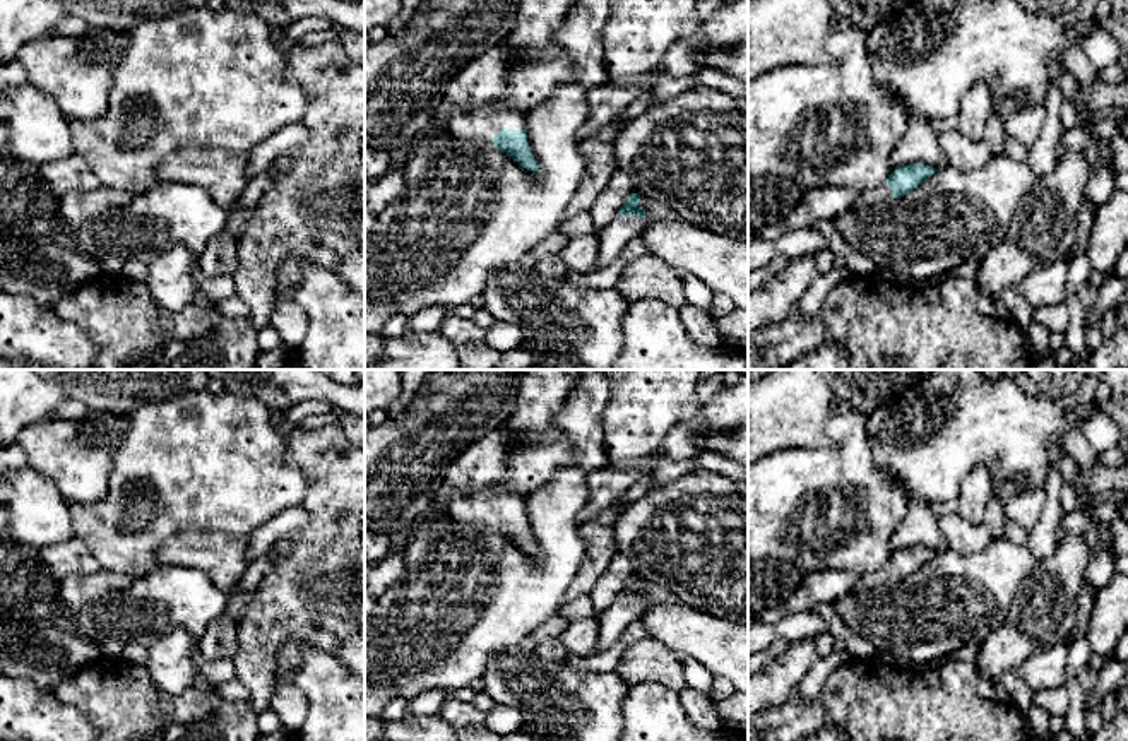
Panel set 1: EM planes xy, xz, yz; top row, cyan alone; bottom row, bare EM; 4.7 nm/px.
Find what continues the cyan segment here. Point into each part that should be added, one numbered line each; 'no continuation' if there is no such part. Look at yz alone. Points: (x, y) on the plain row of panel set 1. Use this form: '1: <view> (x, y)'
1: yz (882, 575)

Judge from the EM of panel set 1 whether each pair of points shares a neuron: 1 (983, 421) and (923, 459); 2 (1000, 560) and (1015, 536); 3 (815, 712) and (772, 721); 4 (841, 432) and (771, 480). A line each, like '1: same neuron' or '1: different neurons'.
1: same neuron
2: different neurons
3: same neuron
4: same neuron

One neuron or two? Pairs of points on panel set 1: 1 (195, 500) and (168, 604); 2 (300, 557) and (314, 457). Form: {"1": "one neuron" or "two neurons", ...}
{"1": "two neurons", "2": "one neuron"}

